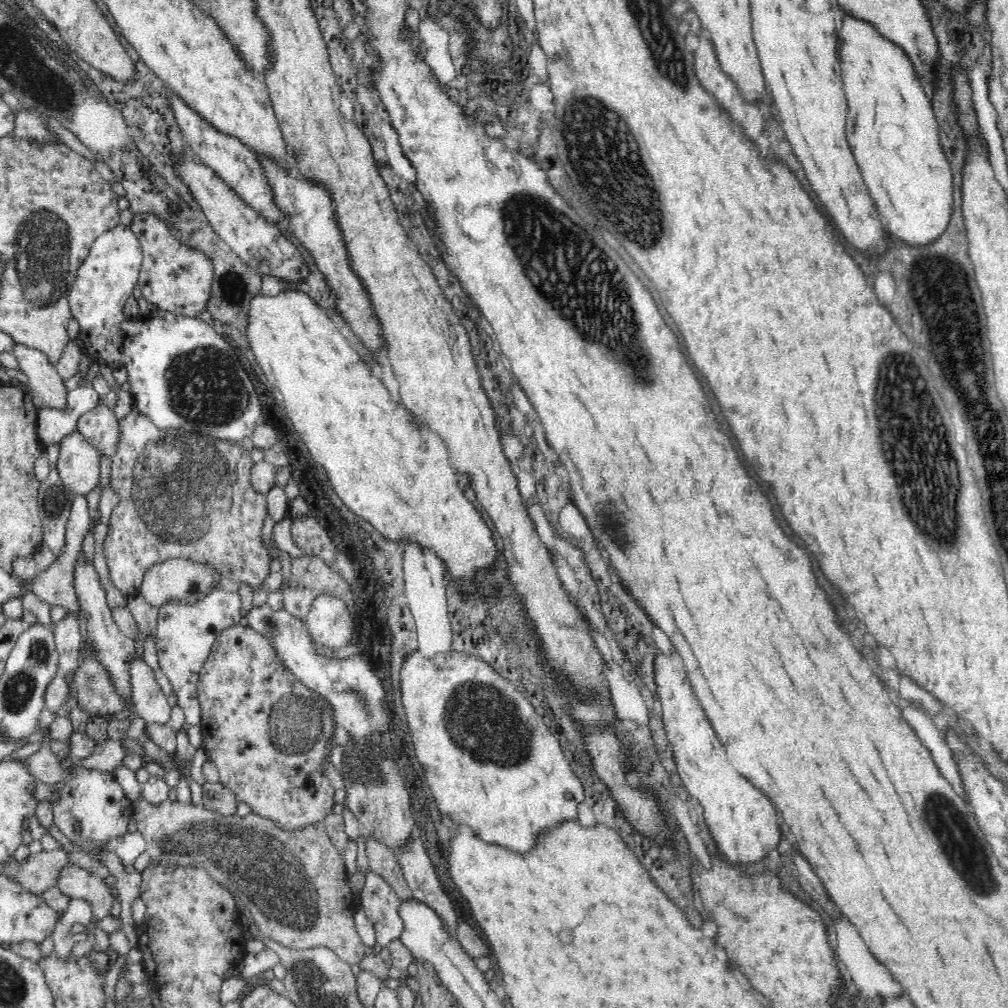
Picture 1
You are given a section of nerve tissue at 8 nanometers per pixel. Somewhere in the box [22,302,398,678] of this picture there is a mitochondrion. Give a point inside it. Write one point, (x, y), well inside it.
(178, 494)

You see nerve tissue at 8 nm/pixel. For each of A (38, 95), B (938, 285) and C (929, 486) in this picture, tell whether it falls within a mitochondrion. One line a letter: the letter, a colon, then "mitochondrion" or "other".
A: mitochondrion
B: mitochondrion
C: mitochondrion

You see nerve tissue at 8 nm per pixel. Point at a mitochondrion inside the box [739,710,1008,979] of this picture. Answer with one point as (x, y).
(968, 856)

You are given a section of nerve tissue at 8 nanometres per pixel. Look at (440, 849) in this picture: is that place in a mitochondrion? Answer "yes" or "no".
no

